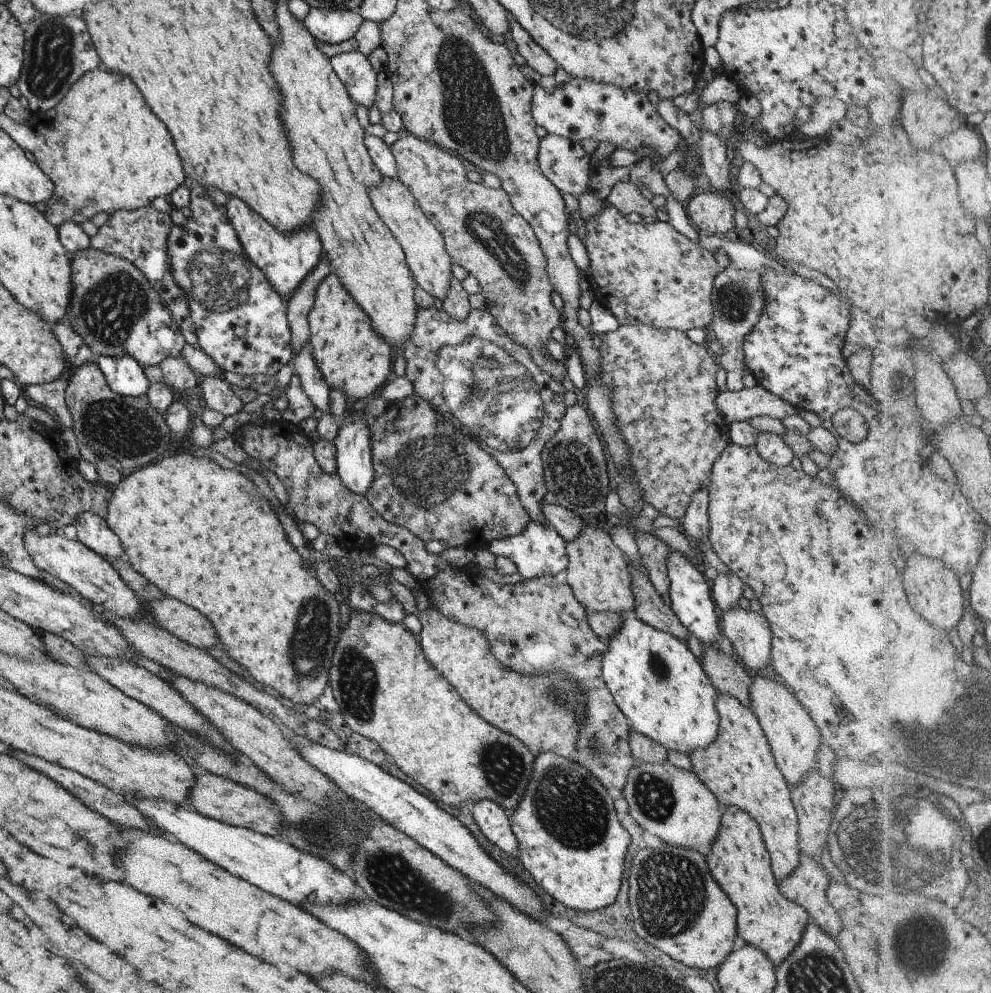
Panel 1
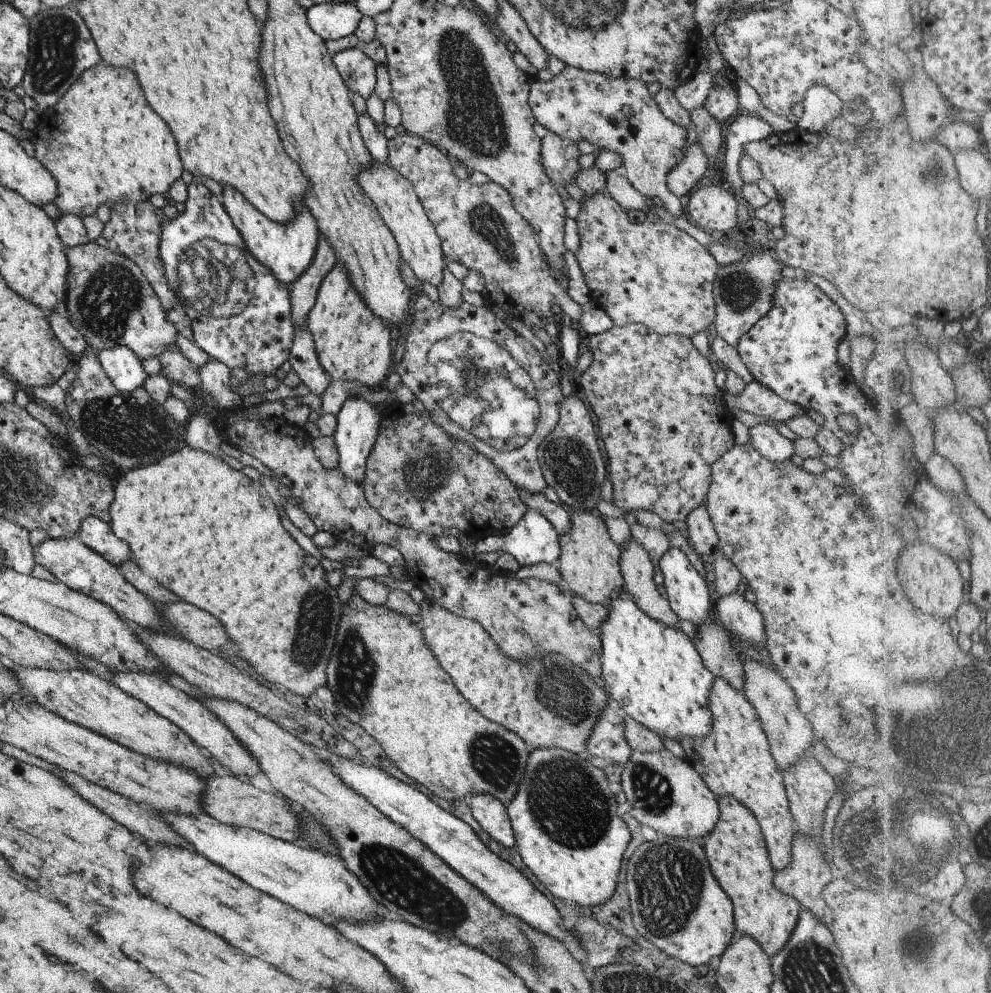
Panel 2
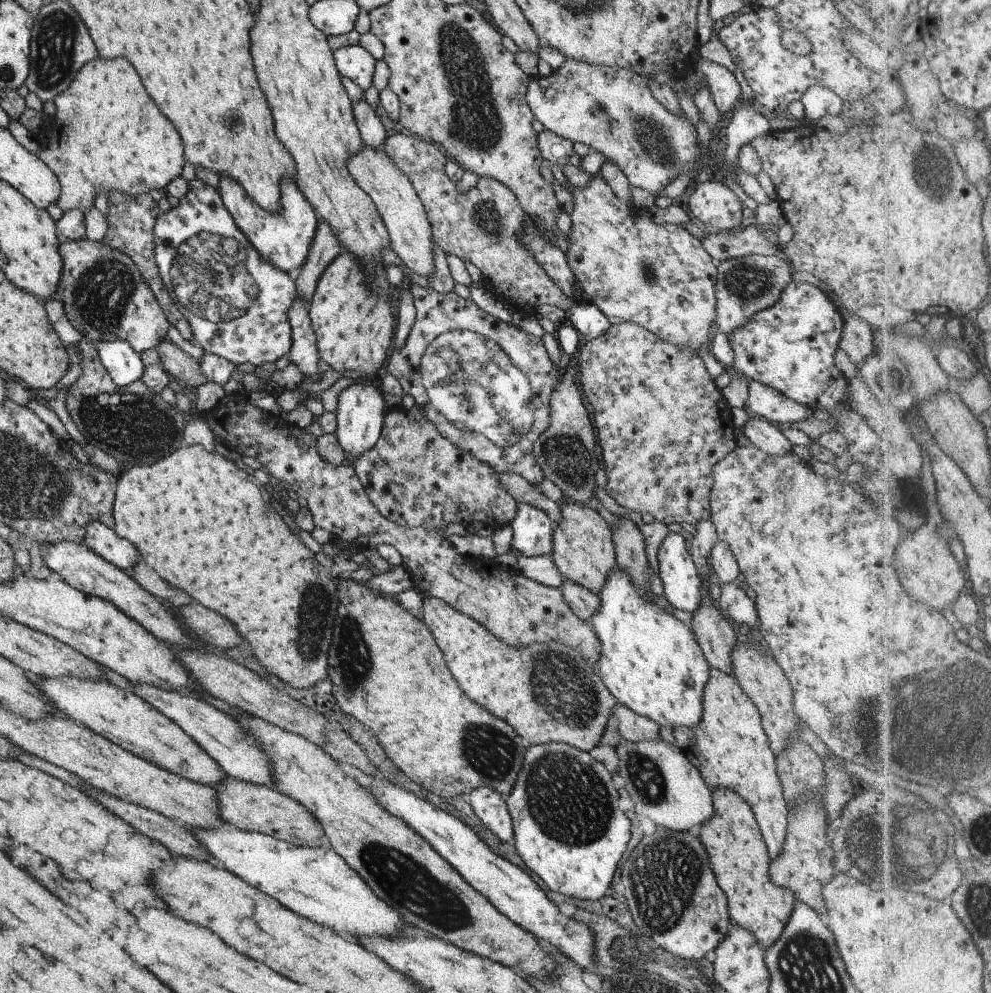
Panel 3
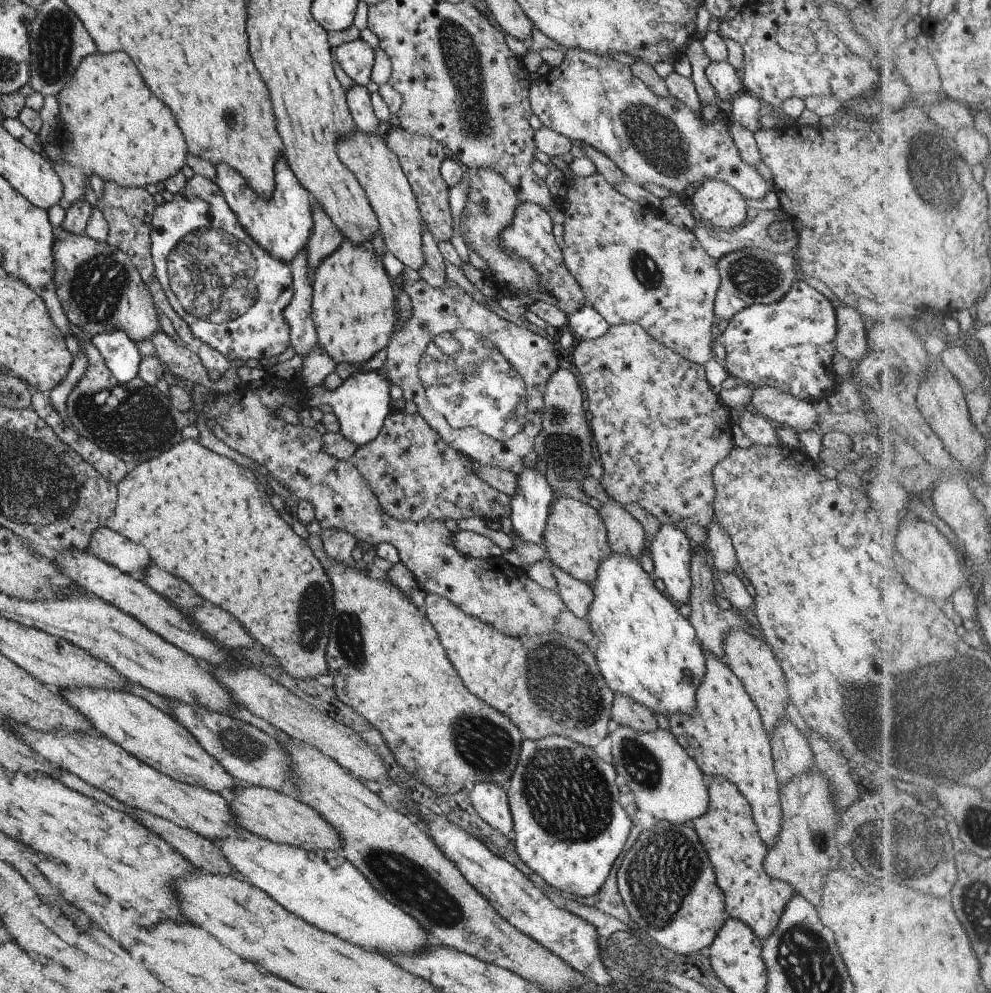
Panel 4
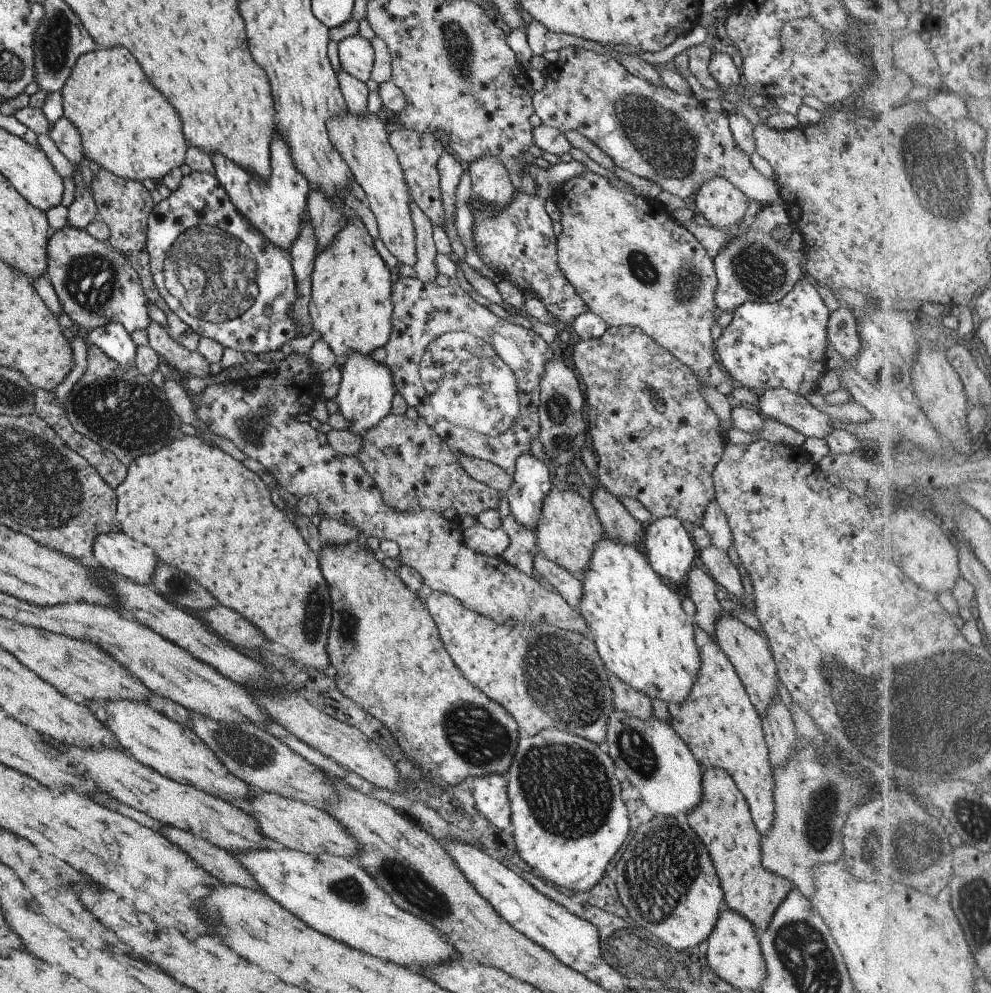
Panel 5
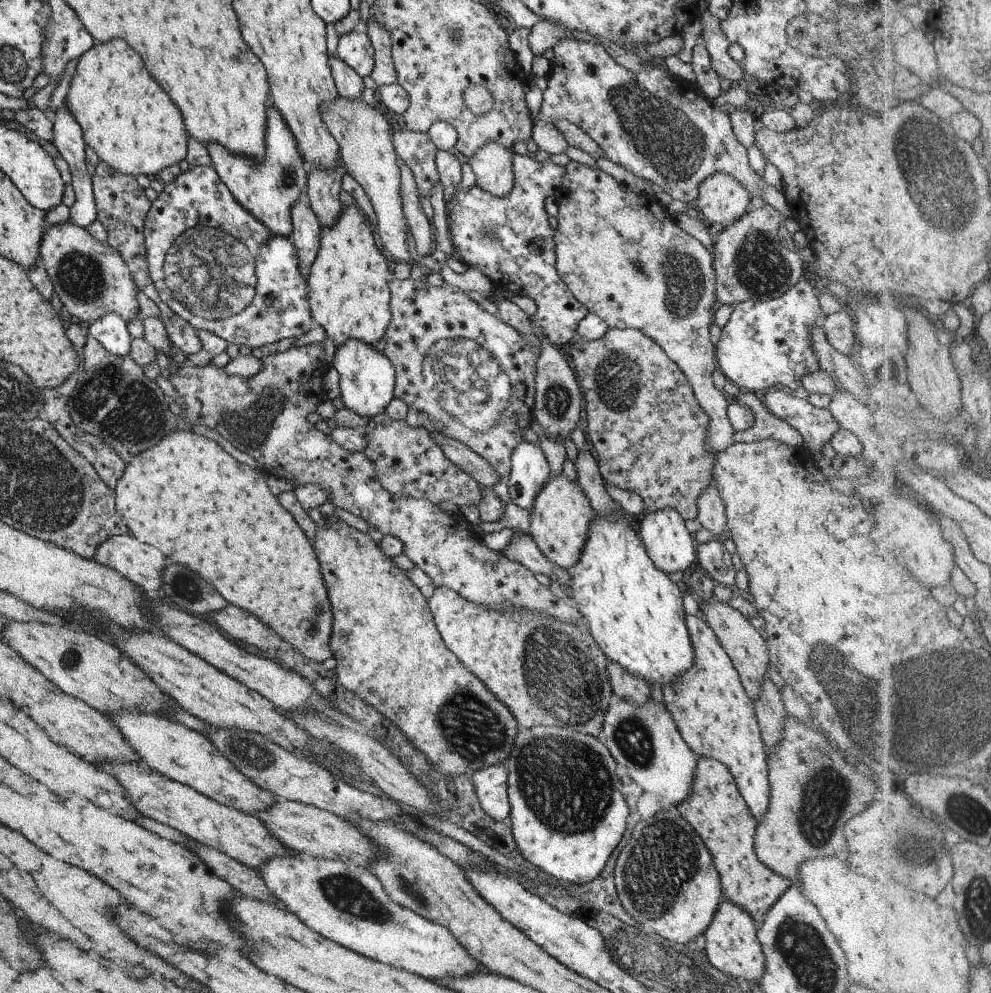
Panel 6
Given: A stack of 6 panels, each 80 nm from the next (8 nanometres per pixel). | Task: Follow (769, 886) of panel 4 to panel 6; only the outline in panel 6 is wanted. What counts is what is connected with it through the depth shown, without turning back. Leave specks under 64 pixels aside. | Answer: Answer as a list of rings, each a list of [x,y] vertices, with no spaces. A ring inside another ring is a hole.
[[[696,757],[696,765],[692,778],[689,796],[682,800],[677,808],[678,813],[691,825],[699,835],[712,858],[713,866],[718,872],[720,889],[723,898],[740,906],[759,925],[766,910],[789,888],[791,880],[774,873],[757,860],[753,848],[754,828],[756,820],[752,817],[748,806],[737,790],[729,769],[721,762],[709,757]]]

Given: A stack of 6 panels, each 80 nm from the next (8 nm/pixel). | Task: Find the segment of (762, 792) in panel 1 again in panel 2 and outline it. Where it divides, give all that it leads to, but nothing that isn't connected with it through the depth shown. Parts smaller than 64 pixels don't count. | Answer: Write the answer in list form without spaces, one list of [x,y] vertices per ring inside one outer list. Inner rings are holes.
[[[721,677],[713,679],[706,705],[711,713],[711,728],[704,737],[678,740],[684,758],[715,797],[735,797],[753,813],[760,826],[772,870],[781,870],[790,859],[790,842],[795,826],[782,774],[771,756],[759,717],[744,693],[735,690]]]

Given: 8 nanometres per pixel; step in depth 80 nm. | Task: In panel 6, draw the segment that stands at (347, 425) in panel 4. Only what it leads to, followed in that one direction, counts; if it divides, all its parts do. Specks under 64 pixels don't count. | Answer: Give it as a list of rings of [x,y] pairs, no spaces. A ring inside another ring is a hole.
[[[349,339],[335,347],[329,366],[338,372],[338,387],[345,409],[355,411],[361,418],[371,418],[384,412],[393,397],[394,368],[381,351],[366,342]]]

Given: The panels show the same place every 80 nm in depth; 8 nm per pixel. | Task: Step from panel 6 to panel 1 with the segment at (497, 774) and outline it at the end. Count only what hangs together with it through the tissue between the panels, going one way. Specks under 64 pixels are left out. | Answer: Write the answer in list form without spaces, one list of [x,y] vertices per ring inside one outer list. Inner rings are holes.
[[[487,798],[469,804],[475,824],[483,836],[503,852],[516,852],[517,841],[511,832],[508,813],[498,804]]]

